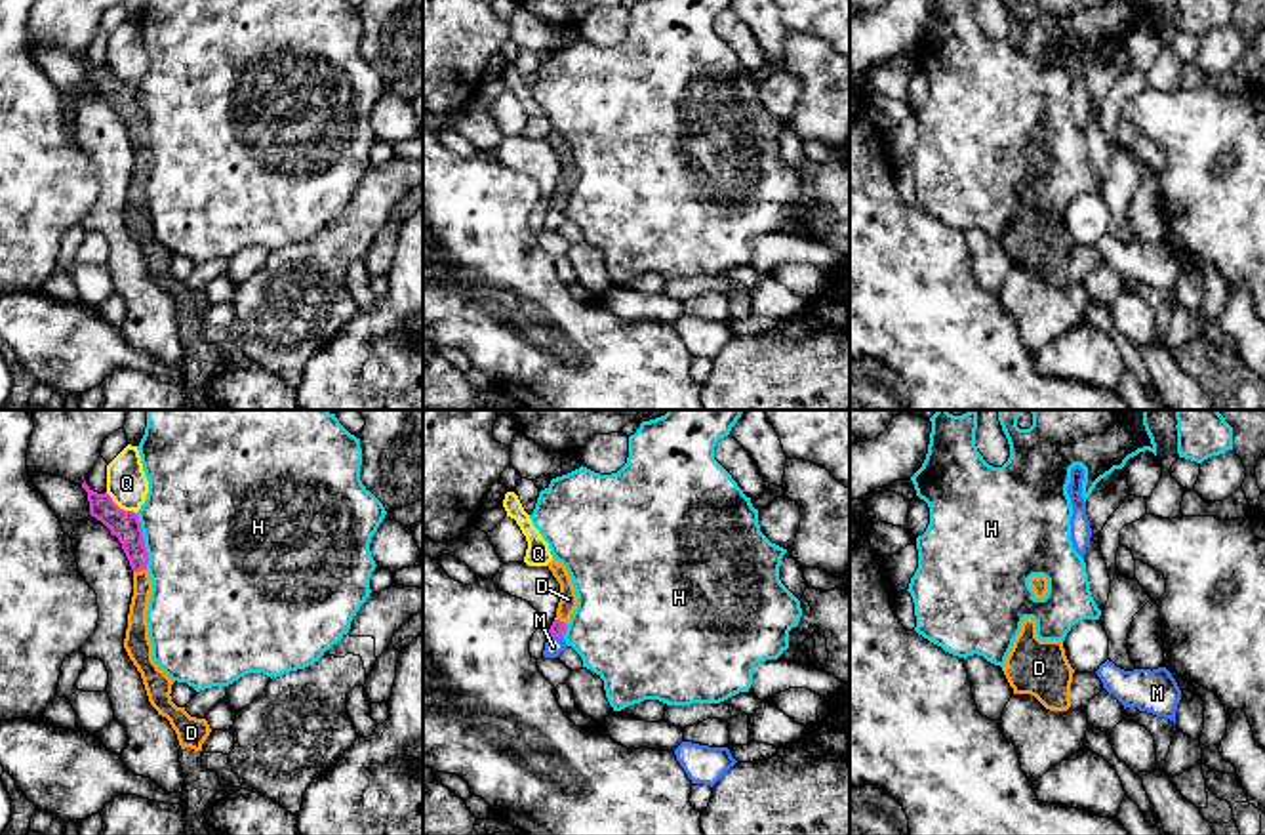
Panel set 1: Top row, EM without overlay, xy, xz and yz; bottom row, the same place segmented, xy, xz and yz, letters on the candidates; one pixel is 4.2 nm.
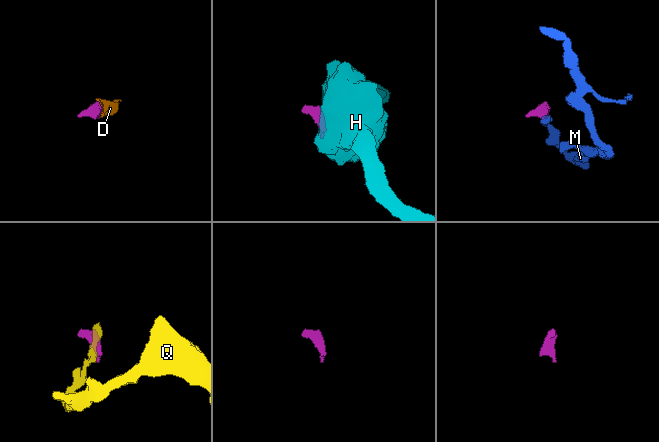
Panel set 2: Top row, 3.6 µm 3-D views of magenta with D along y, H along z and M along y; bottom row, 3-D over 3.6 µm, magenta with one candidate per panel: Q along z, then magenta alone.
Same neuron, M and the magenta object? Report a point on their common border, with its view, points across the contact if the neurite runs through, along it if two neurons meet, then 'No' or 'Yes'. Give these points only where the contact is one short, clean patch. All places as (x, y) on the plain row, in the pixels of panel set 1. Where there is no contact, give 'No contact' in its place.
Touches magenta at xz (557, 208). Boundary: xz (549, 206), (562, 212). No

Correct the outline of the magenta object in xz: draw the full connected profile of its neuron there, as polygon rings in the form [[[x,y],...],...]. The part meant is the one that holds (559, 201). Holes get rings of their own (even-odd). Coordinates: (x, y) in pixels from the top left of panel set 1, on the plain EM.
[[[552,132],[547,139],[552,145],[552,149],[556,151],[556,154],[560,156],[560,175],[556,181],[556,191],[549,202],[549,208],[564,212],[570,191],[577,181],[577,168],[575,168],[572,151],[562,135]]]

